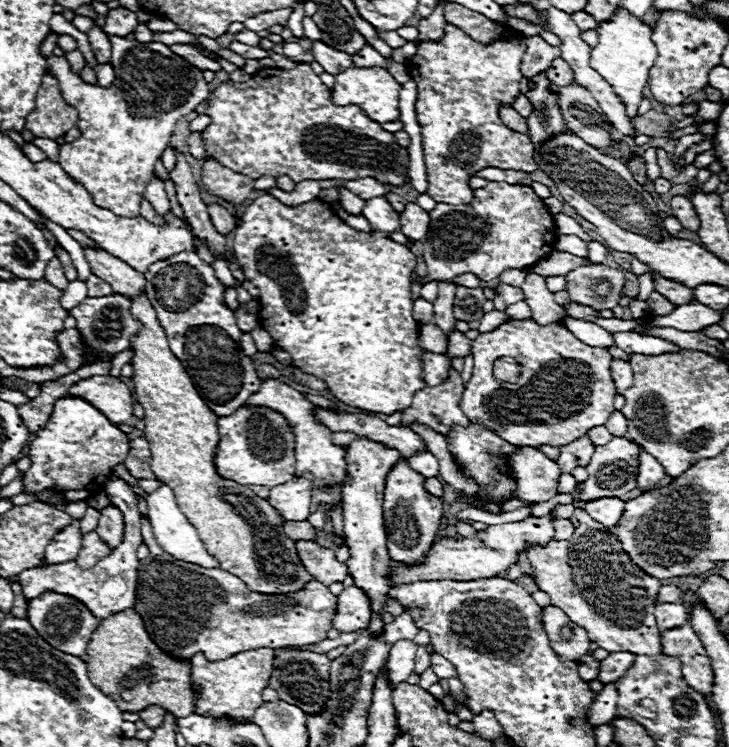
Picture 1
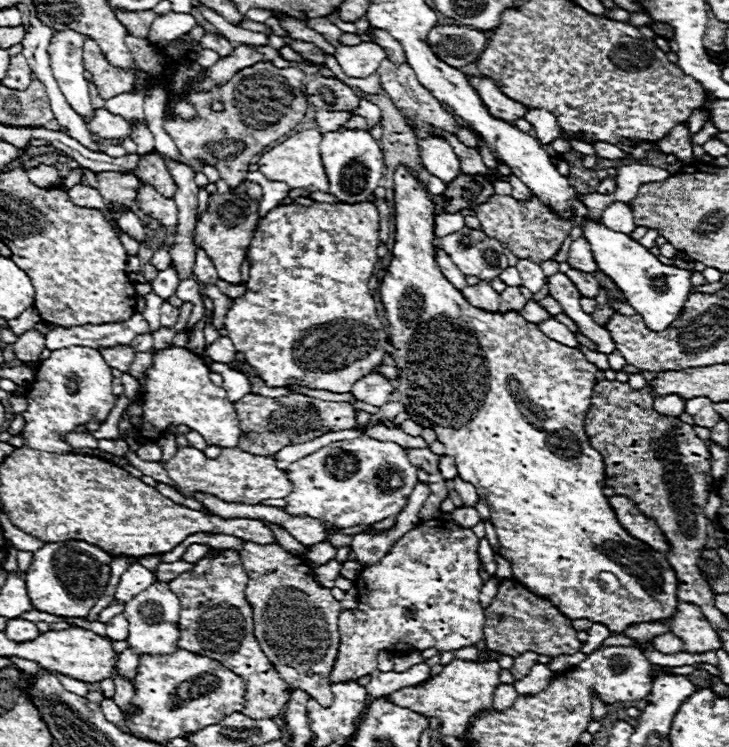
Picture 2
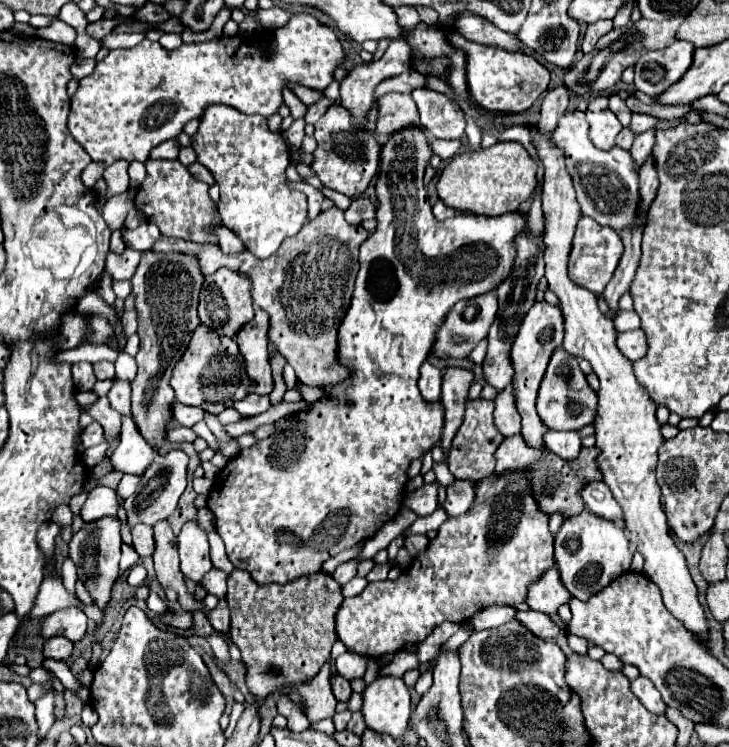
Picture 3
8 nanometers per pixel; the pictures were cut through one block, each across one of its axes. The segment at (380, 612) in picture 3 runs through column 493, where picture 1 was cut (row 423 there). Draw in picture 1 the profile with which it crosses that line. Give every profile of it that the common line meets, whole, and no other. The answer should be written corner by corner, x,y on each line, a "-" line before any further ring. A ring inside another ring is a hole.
532,318
526,320
508,320
494,328
492,332
480,334
472,342
474,372
472,380
466,384
462,396
462,410
470,422
492,430
502,440
514,446
566,446
576,438
588,434
594,426
604,426
610,414
614,412
616,384
612,380
610,362
612,356
604,348
592,348
580,342
562,322
556,324
538,324
-
500,356
514,356
524,366
524,376
516,384
498,384
492,376
492,364

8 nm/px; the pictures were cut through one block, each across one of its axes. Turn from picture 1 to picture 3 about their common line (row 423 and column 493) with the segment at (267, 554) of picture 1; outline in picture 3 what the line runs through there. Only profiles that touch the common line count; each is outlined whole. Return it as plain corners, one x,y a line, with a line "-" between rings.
499,141
490,148
482,148
480,152
464,152
464,154
454,156
450,160
450,164
442,170
436,188
438,188
440,200
444,200
444,204
450,208
470,210
470,212
480,214
480,216
502,216
502,214
514,212
524,200
528,200
532,196
532,192
538,184
536,172
538,172
536,158
532,158
520,142

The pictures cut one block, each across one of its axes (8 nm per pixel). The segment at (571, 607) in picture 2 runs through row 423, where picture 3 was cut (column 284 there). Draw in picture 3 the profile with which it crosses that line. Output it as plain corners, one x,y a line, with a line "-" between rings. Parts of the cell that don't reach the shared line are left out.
420,126
402,128
394,134
390,134
388,142
382,144
382,148
380,148
380,172
378,172
378,180
376,180
376,198
378,198
376,222
378,222
378,226
376,226
374,234
360,248
360,272
356,278
356,290
354,290
350,308
348,308
348,312
338,328
338,362
342,362
342,364
346,364
346,368
354,370
354,376
350,376
350,380
346,380
334,388
324,388
326,398
312,402
308,406
308,410
300,410
296,414
280,418
274,424
276,430
272,436
268,436
266,440
258,440
254,446
242,450
238,456
228,460
226,468
218,474
214,488
208,496
208,508
212,510
212,514
216,518
216,532
220,534
220,538
226,544
226,554
228,554
230,562
236,568
250,572
250,576
258,584
272,584
272,582
286,584
286,582
292,582
300,576
320,572
324,560
340,554
342,550
356,546
358,542
362,542
366,538
372,538
378,532
378,520
380,520
380,528
382,528
382,524
386,524
392,518
392,508
394,508
394,516
398,514
398,510
402,506
400,502
404,498
404,486
408,482
410,462
422,458
426,452
432,450
432,446
438,444
438,440
442,436
442,420
444,420
442,404
440,402
426,402
418,390
418,358
416,358
418,338
420,338
420,334
426,334
426,328
440,328
456,302
460,302
464,298
480,296
480,294
496,288
510,274
512,260
514,260
514,236
526,226
526,220
520,214
510,212
506,216
500,216
498,220
490,220
484,216
456,216
456,218
450,218
446,222
438,222
432,214
432,206
430,206
424,182
422,182
424,170
426,170
432,154
434,154
432,146
426,140
426,134

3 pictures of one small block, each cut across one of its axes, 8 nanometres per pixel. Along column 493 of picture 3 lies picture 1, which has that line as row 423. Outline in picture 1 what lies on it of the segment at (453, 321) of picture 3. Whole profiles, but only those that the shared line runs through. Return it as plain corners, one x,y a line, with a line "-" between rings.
266,380
262,382
260,390
252,394
246,402
248,406
272,406
280,414
284,414
294,430
296,436
296,478
302,478
304,474
312,476
312,504
310,512
314,512
320,504
326,506
328,512
332,512
336,506
342,506
342,486
346,478
346,448
332,444
332,432
314,418
314,404
308,402
300,392
294,388
278,382
278,380

